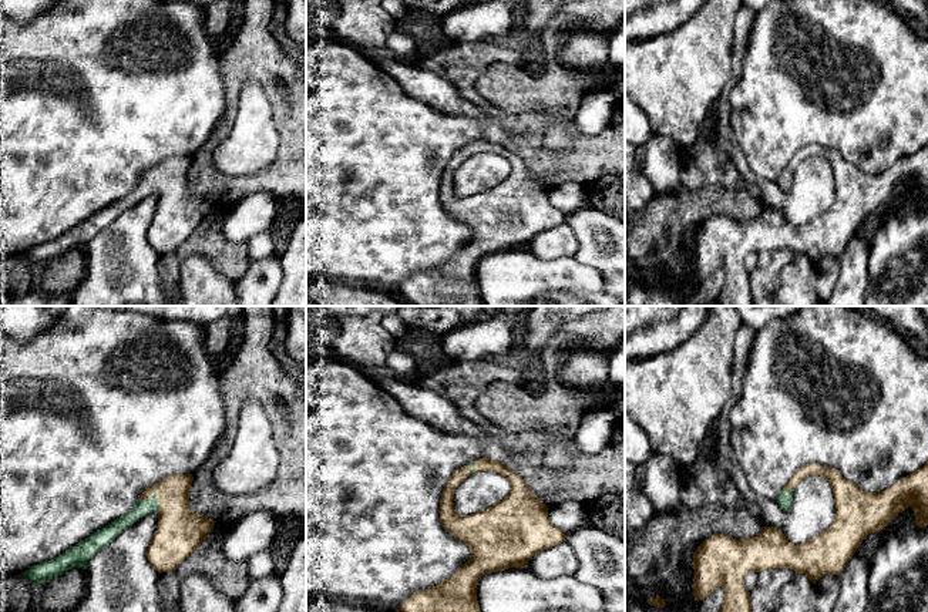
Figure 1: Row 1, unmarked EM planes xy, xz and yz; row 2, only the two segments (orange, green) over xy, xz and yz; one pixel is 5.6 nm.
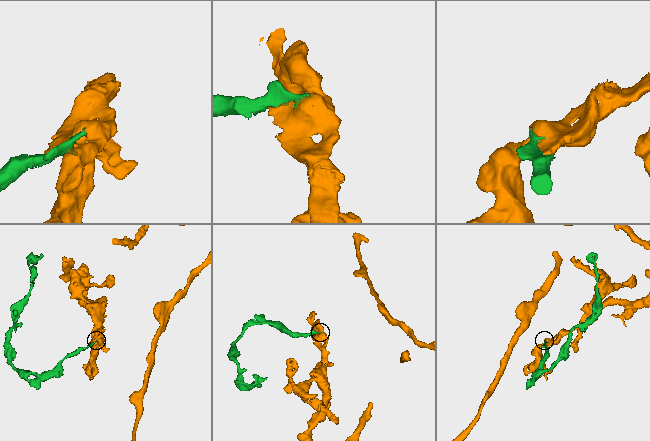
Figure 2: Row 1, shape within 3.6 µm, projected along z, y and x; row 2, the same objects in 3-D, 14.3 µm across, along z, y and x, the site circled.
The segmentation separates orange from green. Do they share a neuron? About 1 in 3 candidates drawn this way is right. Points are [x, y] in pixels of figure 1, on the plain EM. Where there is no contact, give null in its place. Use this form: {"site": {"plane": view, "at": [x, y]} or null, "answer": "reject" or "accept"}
{"site": {"plane": "xy", "at": [151, 177]}, "answer": "accept"}

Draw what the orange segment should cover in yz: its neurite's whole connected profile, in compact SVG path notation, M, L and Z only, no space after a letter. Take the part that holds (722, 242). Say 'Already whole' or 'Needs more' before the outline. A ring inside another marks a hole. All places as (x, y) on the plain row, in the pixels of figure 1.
Needs more. M928 144L915 154L902 158L900 164L884 172L867 174L854 164L845 161L837 149L827 149L820 145L807 145L798 149L777 179L780 191L789 192L796 167L808 157L821 157L828 161L835 185L833 206L823 215L803 225L791 225L786 216L774 208L761 208L753 219L734 221L724 215L716 215L705 221L693 233L693 278L699 283L716 269L724 270L724 283L717 296L717 306L754 306L752 299L750 273L744 260L750 253L760 253L771 249L790 249L806 256L816 265L824 255L840 256L850 239L857 233L861 223L871 213L884 211L900 194L908 188L915 195L918 209L928 206Z

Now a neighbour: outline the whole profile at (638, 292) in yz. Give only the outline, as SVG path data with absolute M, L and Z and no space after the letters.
M716 269L699 282L696 292L687 299L677 299L668 289L656 289L635 275L625 279L625 306L699 306L716 302L724 283L724 270Z

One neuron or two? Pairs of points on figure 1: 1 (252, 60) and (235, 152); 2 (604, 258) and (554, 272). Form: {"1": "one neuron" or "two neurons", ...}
{"1": "two neurons", "2": "two neurons"}

